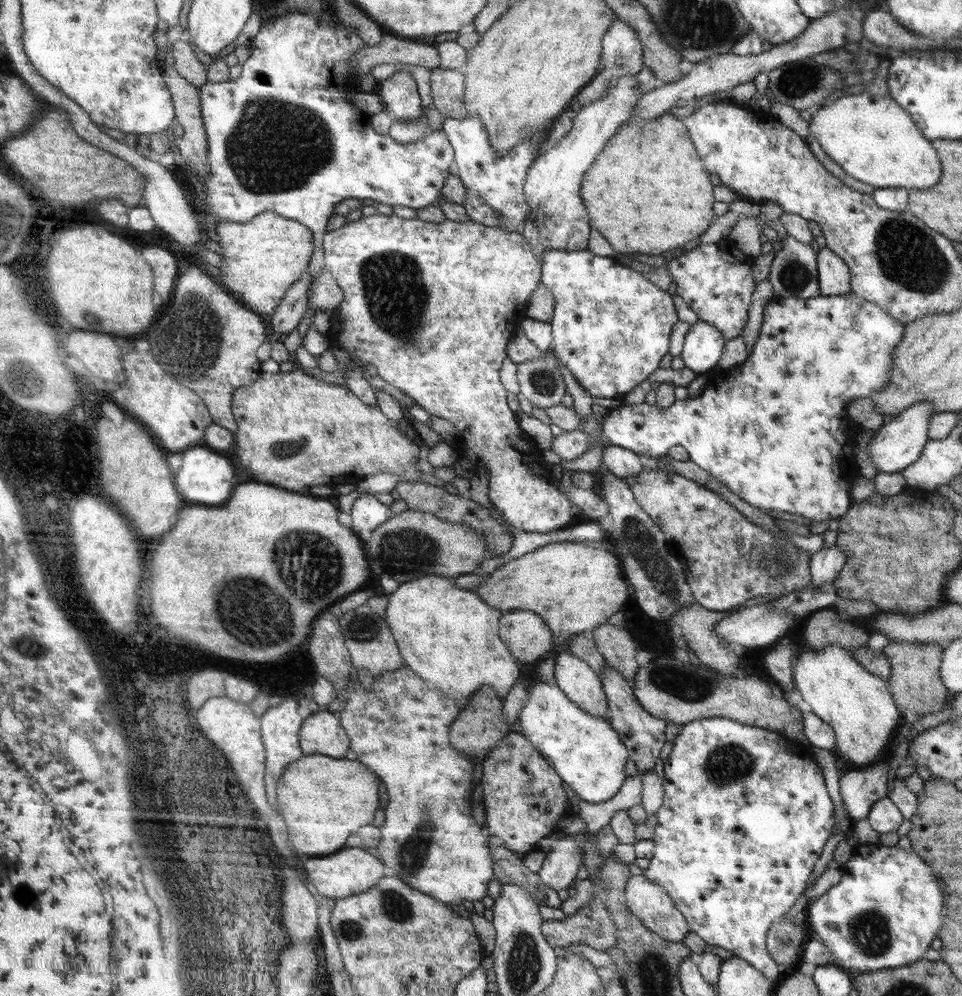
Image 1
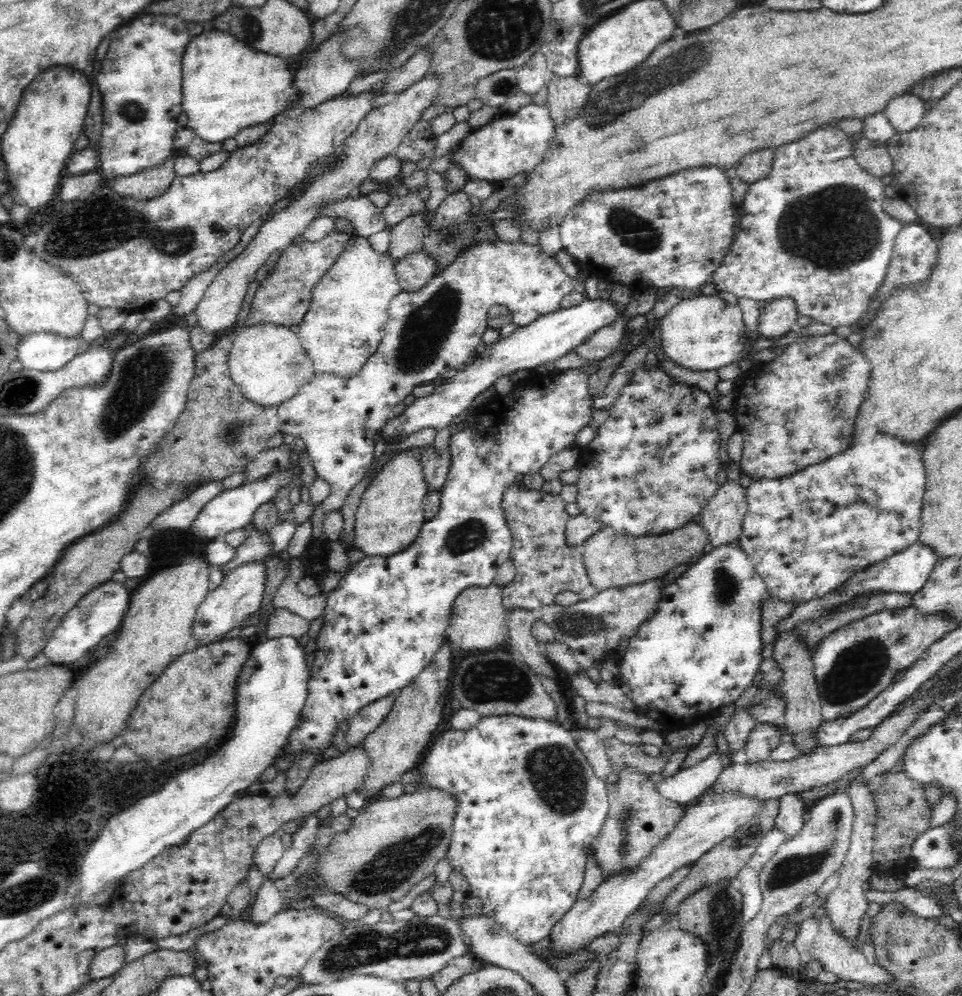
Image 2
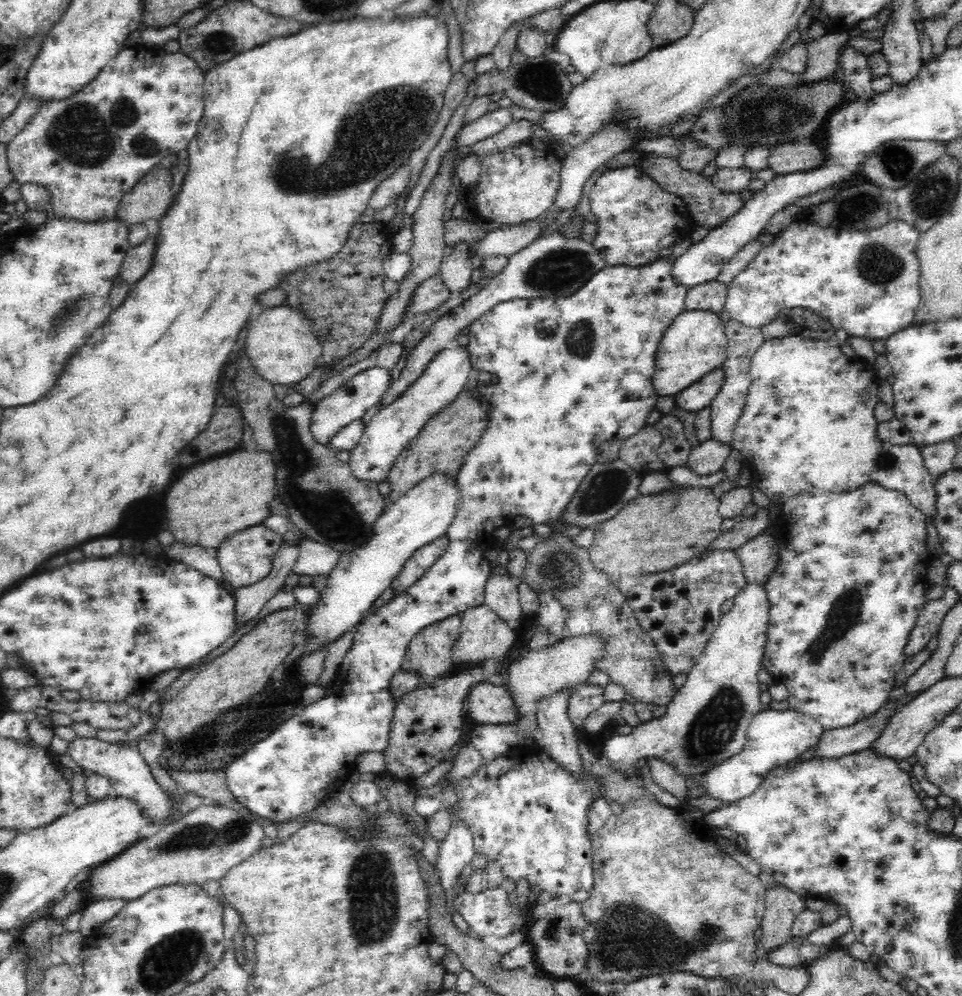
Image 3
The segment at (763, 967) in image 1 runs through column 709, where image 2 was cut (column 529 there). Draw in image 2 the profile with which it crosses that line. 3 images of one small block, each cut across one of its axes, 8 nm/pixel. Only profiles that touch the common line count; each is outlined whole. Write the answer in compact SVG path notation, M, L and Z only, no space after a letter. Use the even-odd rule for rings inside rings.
M513 715L484 716L480 717L479 722L469 730L446 730L432 744L432 748L426 752L419 766L422 777L429 781L430 788L445 789L449 793L456 794L457 797L458 806L453 822L453 839L445 855L450 861L450 867L466 877L471 886L470 896L480 898L483 914L504 927L520 943L529 946L546 938L553 926L574 906L577 901L576 896L584 882L585 866L588 855L591 854L591 845L599 837L603 822L609 813L608 791L606 790L608 783L594 774L586 756L576 745L575 738L575 731L567 730L554 721Z

